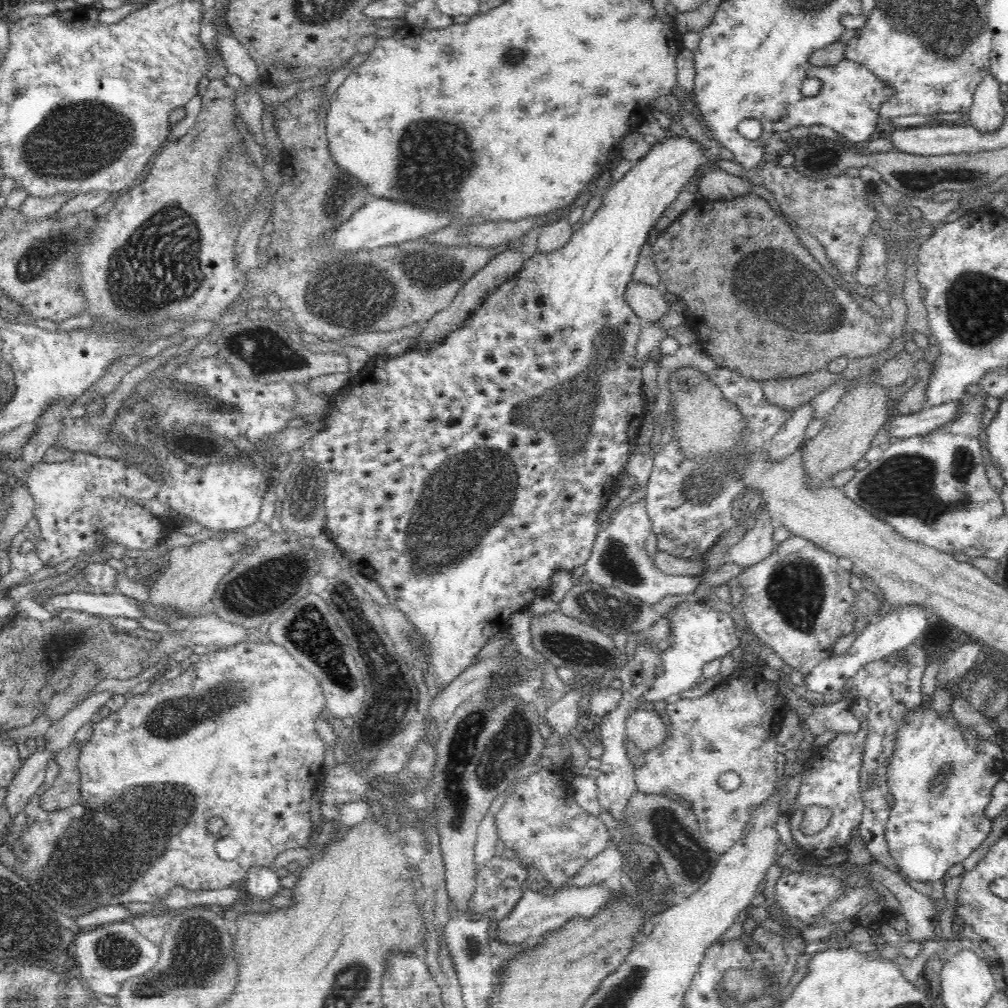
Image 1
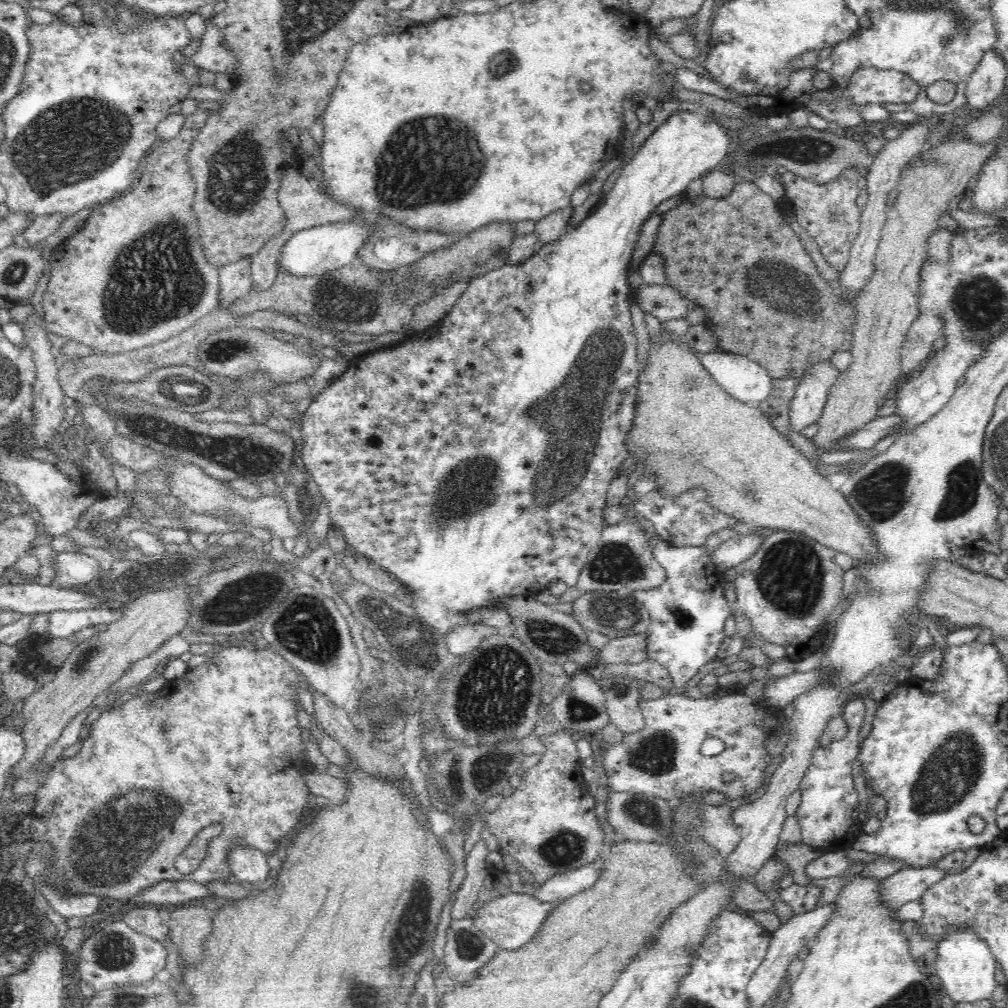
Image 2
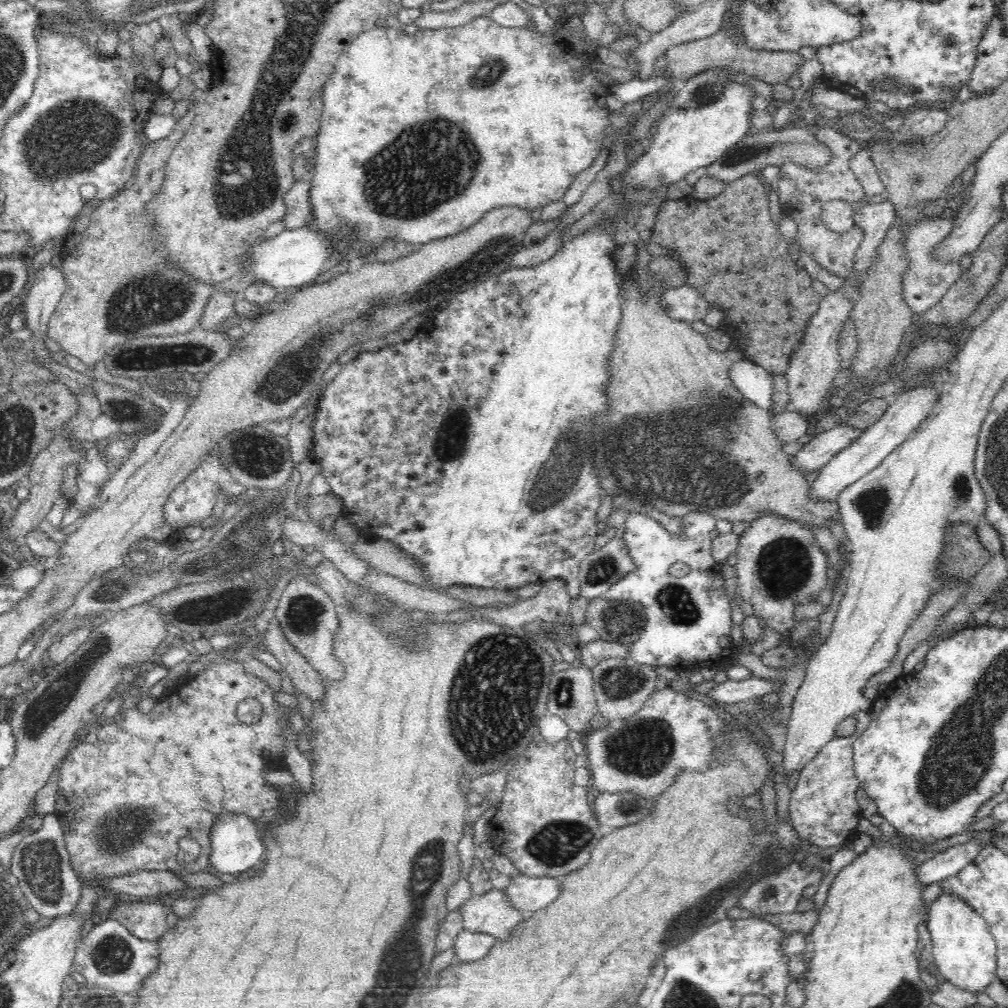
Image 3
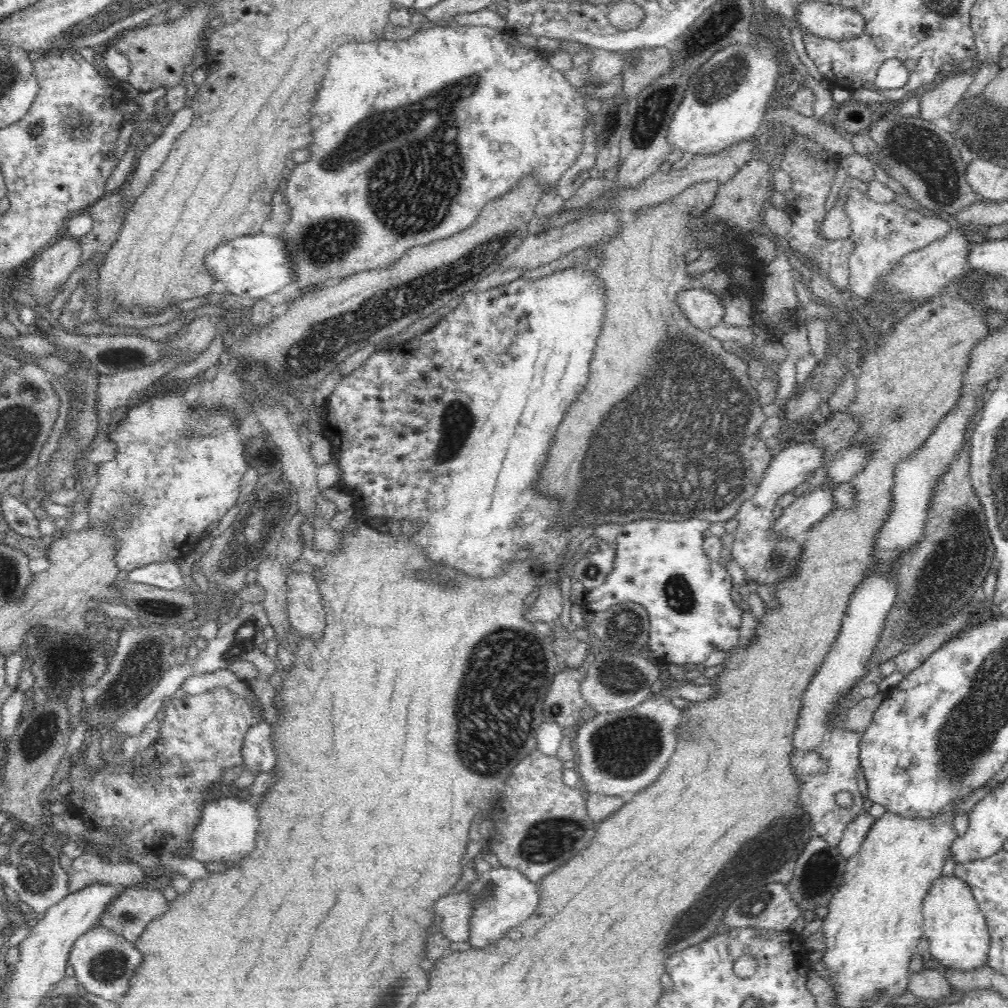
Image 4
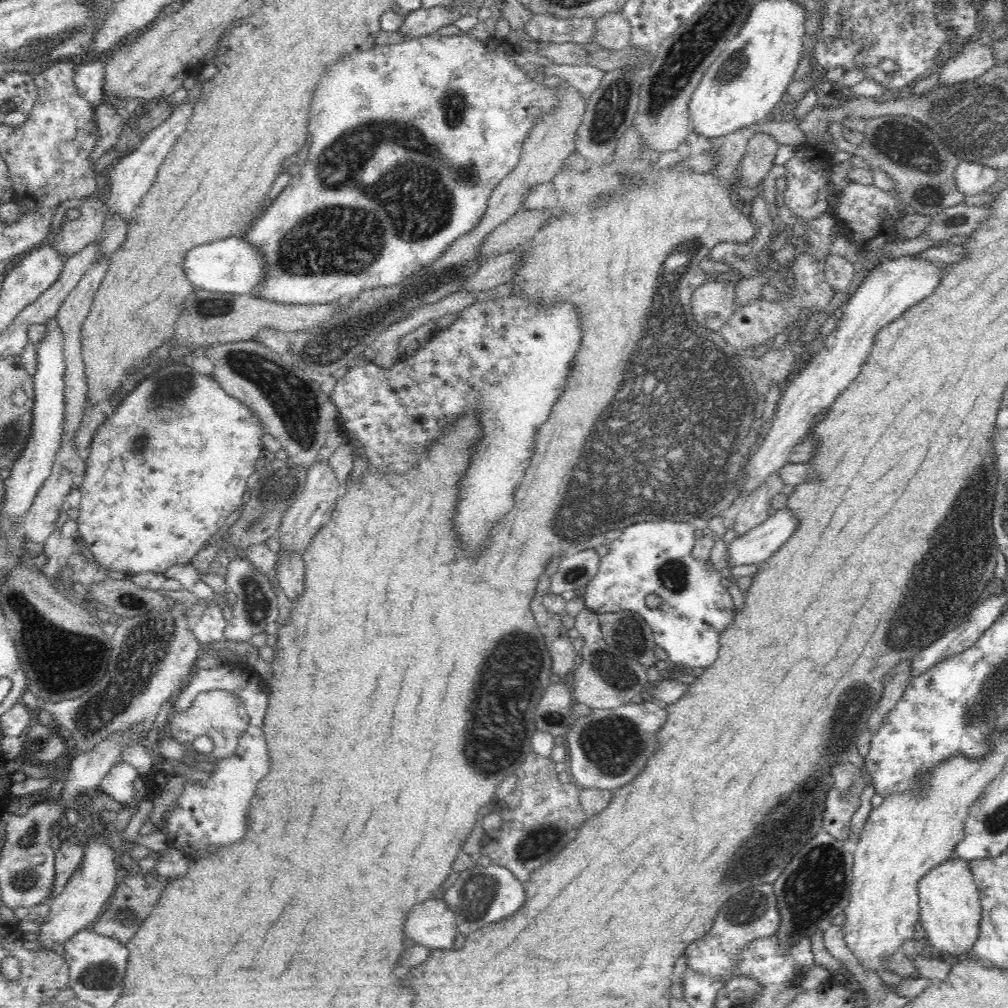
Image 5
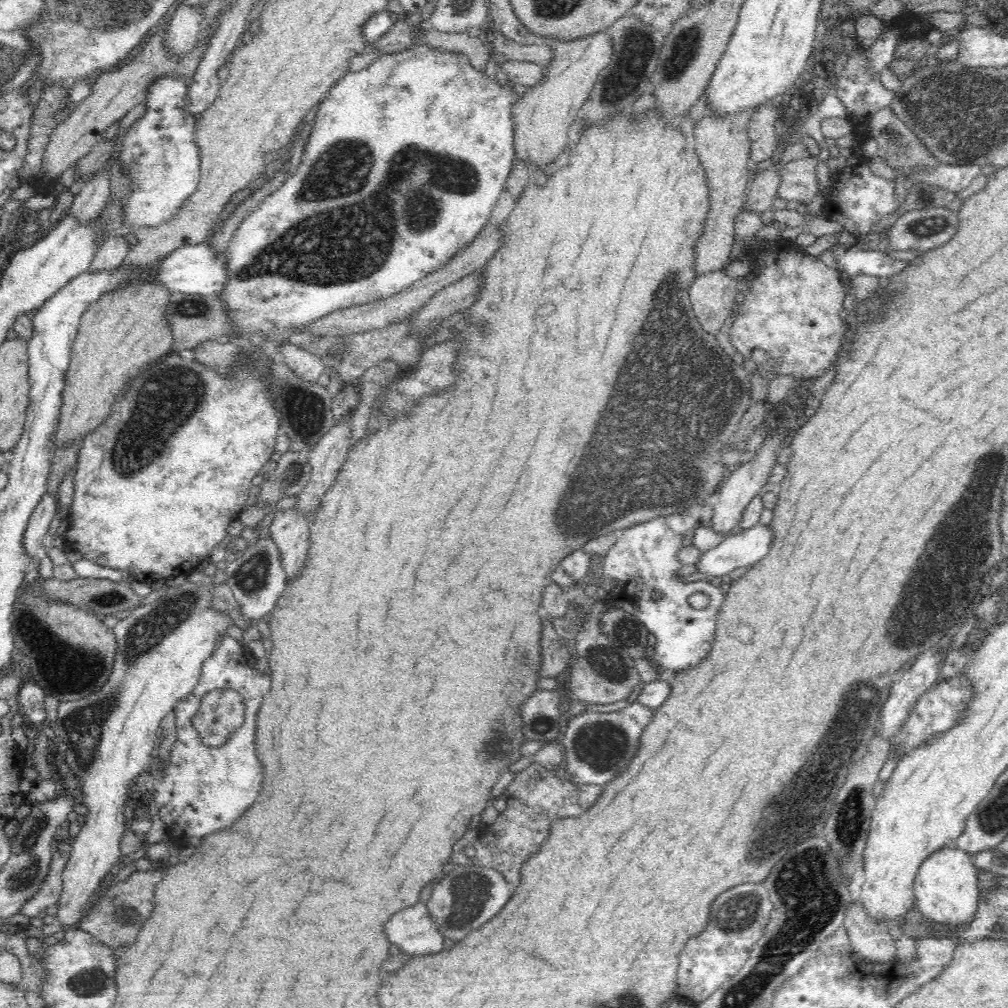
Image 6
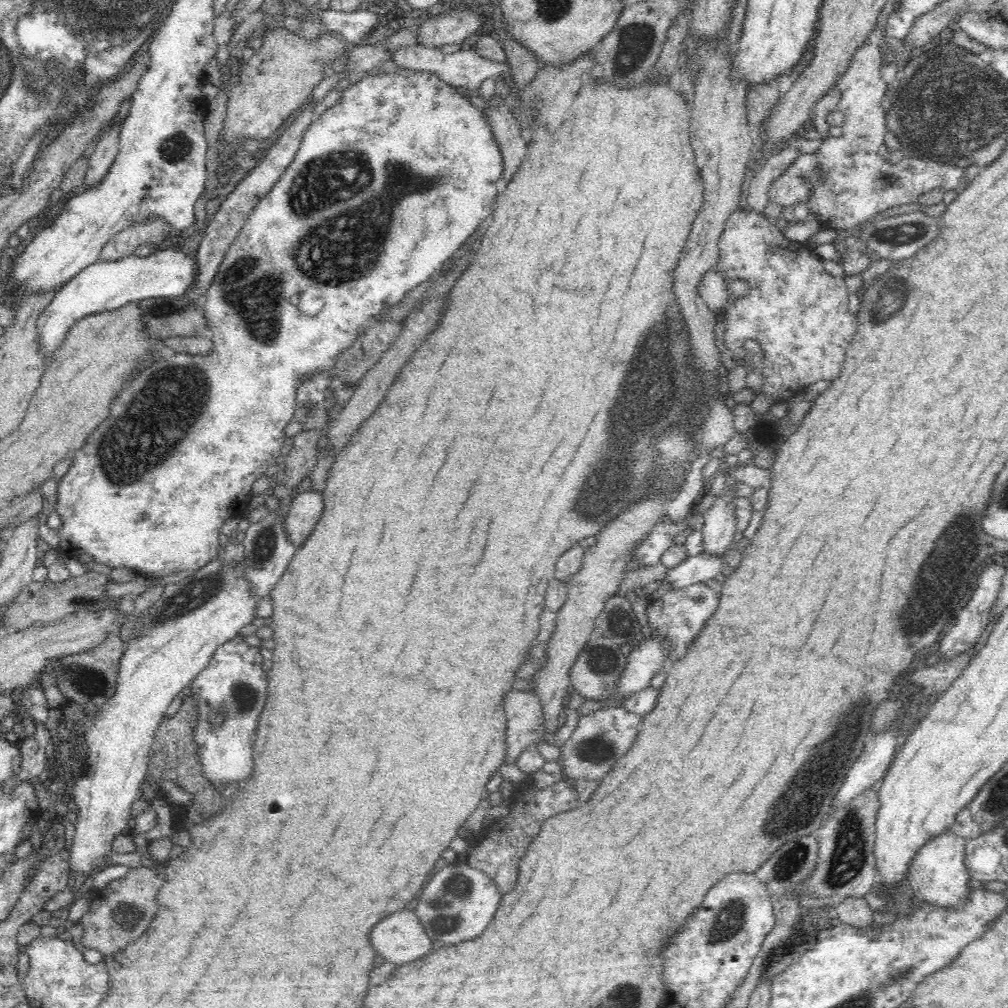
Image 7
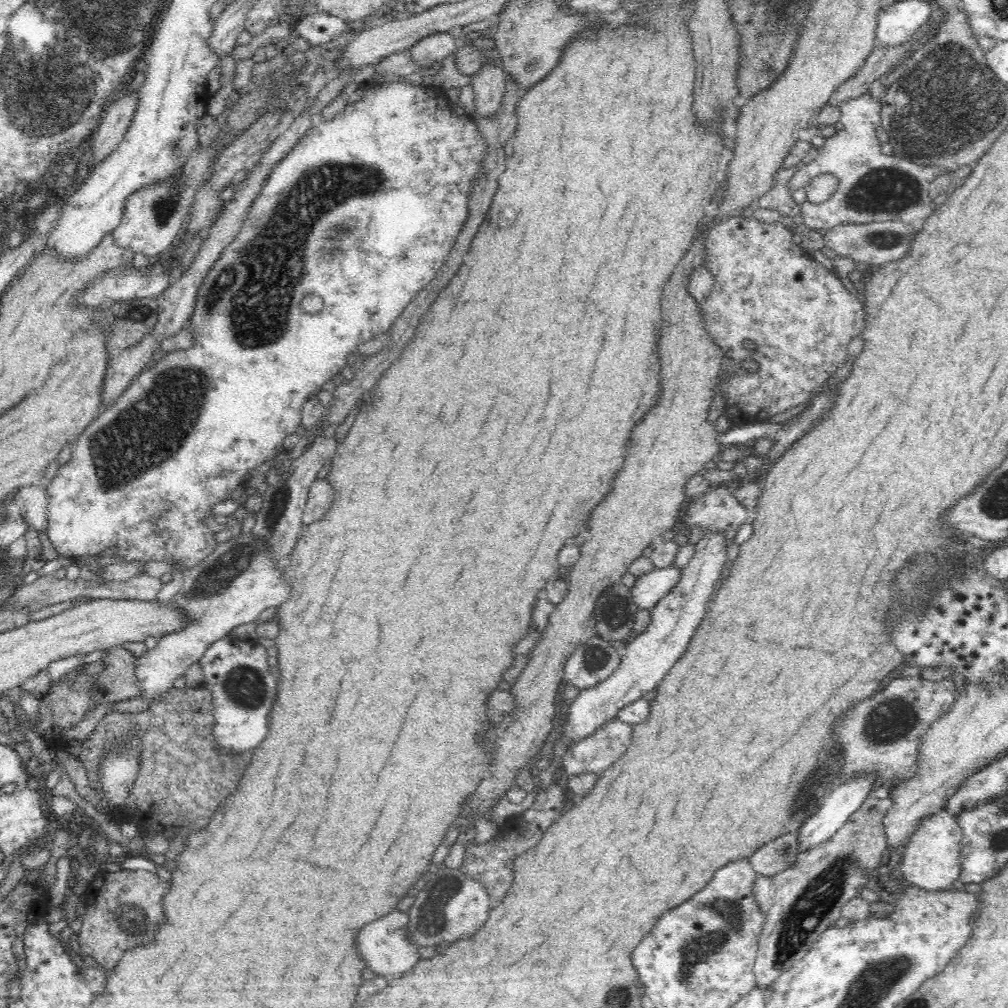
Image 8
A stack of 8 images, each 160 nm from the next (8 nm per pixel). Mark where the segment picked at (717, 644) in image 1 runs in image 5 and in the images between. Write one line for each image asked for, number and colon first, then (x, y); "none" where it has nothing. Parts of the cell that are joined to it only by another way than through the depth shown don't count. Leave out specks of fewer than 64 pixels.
2: (686, 632)
3: (689, 619)
4: (661, 565)
5: (649, 557)

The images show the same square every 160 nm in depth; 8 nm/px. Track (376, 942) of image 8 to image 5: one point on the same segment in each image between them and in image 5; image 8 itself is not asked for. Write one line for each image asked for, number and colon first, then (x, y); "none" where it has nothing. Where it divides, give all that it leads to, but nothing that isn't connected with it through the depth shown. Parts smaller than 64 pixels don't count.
5: (432, 924)
6: (413, 929)
7: (400, 938)

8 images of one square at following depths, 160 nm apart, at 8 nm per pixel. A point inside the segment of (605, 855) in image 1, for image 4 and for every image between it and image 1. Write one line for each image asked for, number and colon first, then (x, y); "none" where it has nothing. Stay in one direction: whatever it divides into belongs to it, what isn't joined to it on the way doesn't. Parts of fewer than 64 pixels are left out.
2: (560, 887)
3: (530, 894)
4: (502, 898)

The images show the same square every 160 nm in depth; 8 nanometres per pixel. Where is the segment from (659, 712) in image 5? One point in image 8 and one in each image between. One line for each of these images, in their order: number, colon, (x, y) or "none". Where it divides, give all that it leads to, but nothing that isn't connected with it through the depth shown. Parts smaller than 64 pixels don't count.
6: (598, 746)
7: (601, 738)
8: (593, 754)

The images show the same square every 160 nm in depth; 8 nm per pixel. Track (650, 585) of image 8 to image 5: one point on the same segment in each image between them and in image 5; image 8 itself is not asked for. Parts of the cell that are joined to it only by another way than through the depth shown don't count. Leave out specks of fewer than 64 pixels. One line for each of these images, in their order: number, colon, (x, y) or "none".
5: (760, 543)
6: (744, 547)
7: (698, 569)

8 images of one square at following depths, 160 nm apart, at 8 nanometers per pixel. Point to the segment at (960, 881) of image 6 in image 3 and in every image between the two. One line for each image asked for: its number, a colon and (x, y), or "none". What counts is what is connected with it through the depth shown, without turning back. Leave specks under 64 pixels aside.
3: (964, 949)
4: (957, 931)
5: (950, 905)

